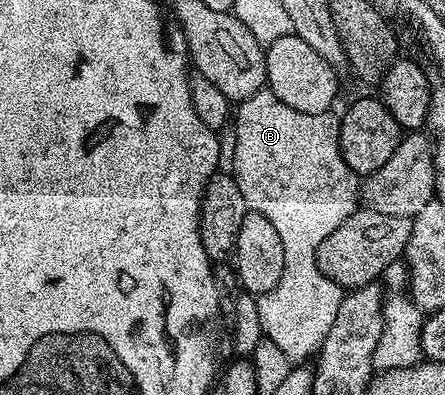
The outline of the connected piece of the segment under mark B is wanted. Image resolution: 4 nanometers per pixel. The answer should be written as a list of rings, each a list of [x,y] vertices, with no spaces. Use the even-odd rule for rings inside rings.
[[[261,90],[238,104],[234,112],[236,145],[234,146],[234,170],[232,176],[242,190],[249,212],[262,214],[278,230],[282,242],[285,262],[278,284],[256,301],[260,332],[291,362],[304,362],[307,356],[313,357],[320,349],[320,343],[330,334],[338,306],[342,306],[346,295],[341,288],[322,270],[318,270],[316,255],[318,246],[326,242],[326,237],[334,234],[346,218],[356,211],[361,203],[361,177],[356,175],[342,158],[340,149],[340,116],[329,110],[322,114],[302,114],[302,110],[290,110],[286,102],[267,90]]]

